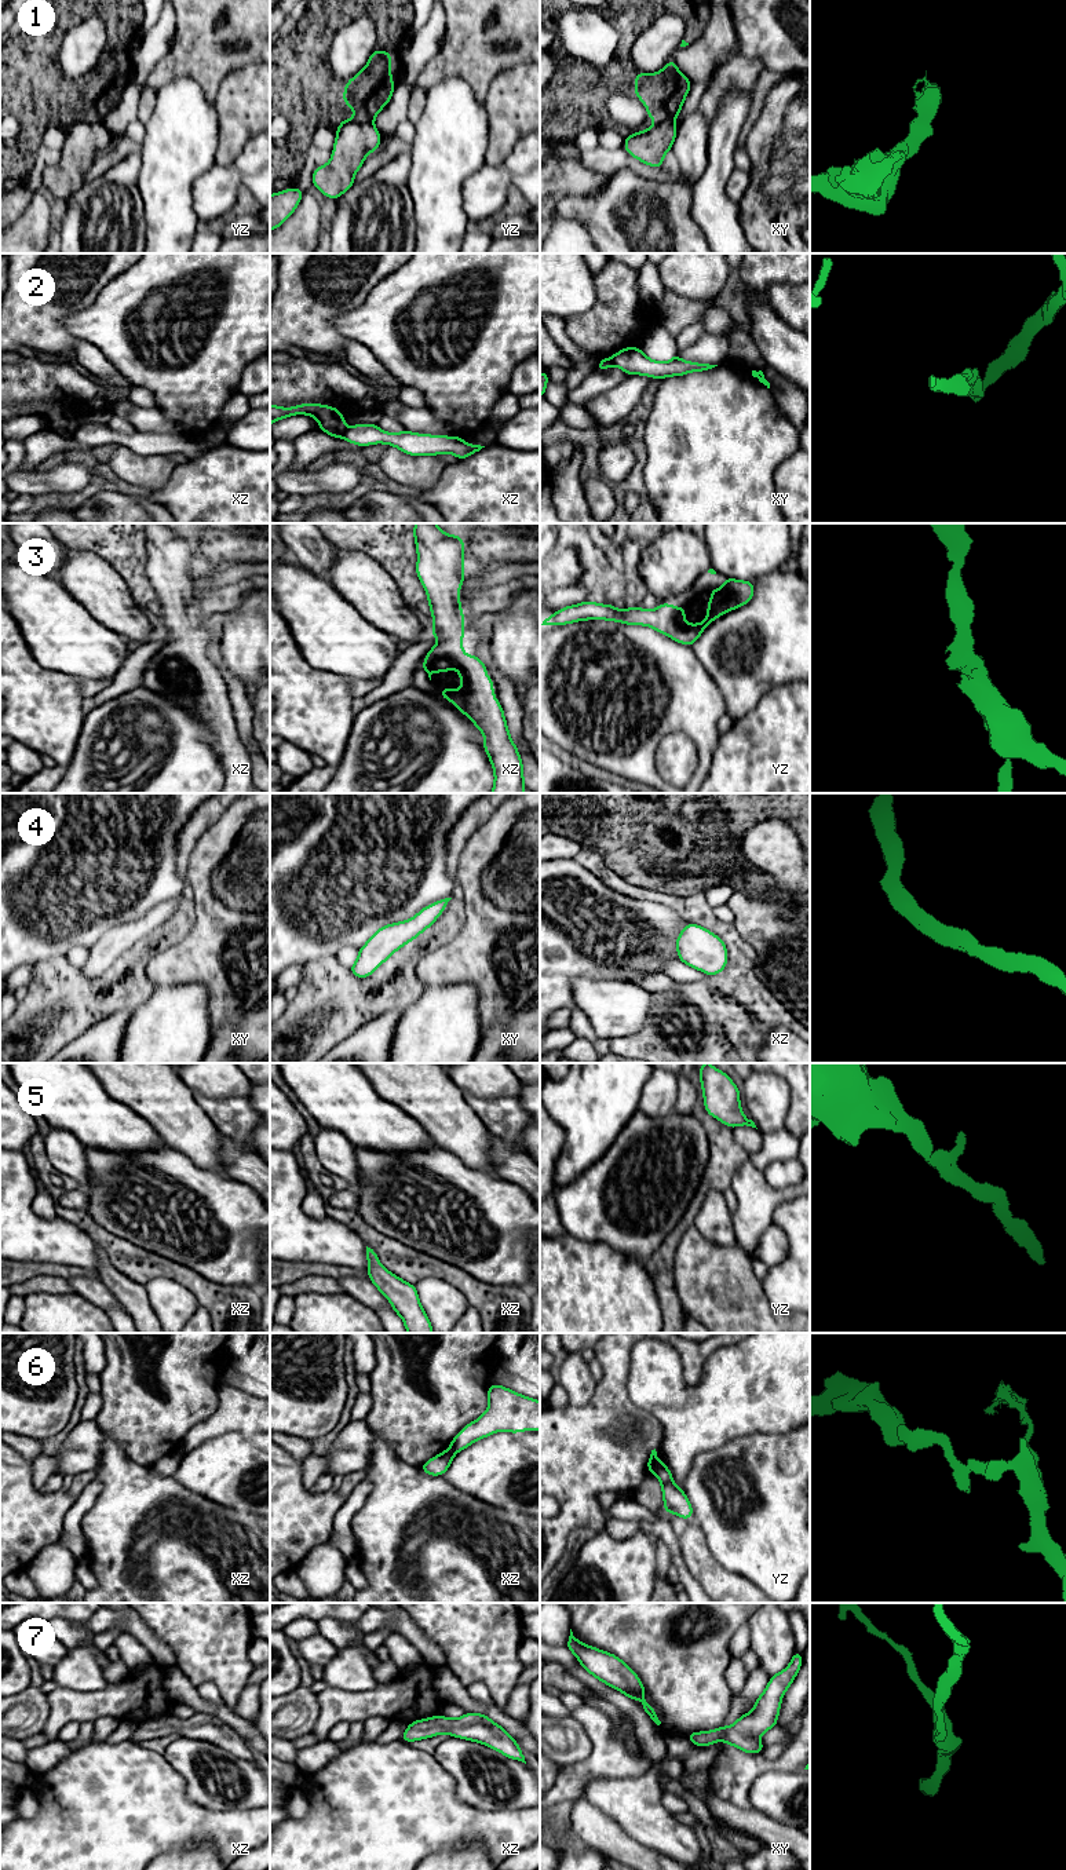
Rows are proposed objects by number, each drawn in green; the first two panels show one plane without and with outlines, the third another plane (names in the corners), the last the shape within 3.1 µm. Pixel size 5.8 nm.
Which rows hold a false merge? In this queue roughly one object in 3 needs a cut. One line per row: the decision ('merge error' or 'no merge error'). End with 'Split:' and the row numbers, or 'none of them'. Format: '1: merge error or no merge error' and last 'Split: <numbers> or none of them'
1: merge error
2: merge error
3: no merge error
4: no merge error
5: no merge error
6: merge error
7: no merge error
Split: 1, 2, 6

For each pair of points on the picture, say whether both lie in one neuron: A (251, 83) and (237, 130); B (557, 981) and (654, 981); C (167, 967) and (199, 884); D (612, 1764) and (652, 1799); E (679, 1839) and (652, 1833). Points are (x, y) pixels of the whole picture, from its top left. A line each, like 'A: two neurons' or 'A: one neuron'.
A: one neuron
B: two neurons
C: one neuron
D: two neurons
E: one neuron

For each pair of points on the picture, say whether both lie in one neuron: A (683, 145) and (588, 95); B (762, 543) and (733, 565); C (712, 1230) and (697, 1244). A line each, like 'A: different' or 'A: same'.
A: different
B: same
C: different

